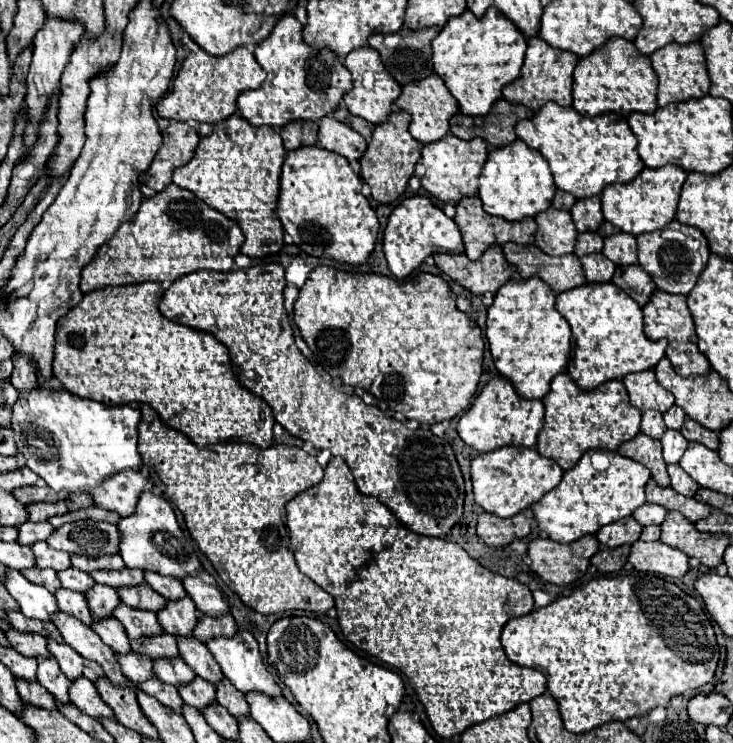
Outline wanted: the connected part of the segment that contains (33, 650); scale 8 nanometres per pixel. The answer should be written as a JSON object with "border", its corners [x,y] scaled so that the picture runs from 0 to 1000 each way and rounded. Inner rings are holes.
{"border":[[[11,848],[8,851],[8,859],[11,864],[16,867],[16,872],[22,878],[27,878],[30,883],[38,883],[38,886],[68,886],[68,875],[63,869],[63,859],[57,859],[55,853],[35,853],[35,851],[25,851],[25,848]]]}

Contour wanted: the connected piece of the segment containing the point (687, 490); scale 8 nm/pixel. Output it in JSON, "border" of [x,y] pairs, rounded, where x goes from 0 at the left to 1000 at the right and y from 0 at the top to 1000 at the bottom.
{"border":[[[911,624],[911,638],[917,646],[917,657],[933,668],[947,668],[952,659],[952,651],[947,646],[941,646],[941,641],[925,627],[925,624]]]}

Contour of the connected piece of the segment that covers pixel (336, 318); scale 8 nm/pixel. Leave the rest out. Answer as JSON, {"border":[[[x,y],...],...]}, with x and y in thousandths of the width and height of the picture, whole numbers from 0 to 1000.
{"border":[[[434,358],[423,366],[417,382],[409,388],[407,404],[401,409],[401,433],[409,441],[412,455],[417,458],[420,468],[426,471],[426,482],[428,487],[445,498],[445,503],[464,506],[469,517],[477,517],[483,522],[497,522],[502,528],[508,528],[518,544],[521,552],[535,552],[548,557],[551,563],[565,563],[573,571],[592,571],[592,568],[603,568],[603,565],[614,565],[622,557],[628,557],[630,552],[636,552],[641,546],[641,538],[649,528],[649,520],[655,514],[655,503],[658,503],[658,474],[660,474],[660,458],[658,458],[658,447],[652,441],[652,436],[638,428],[633,420],[628,420],[622,415],[622,406],[614,401],[614,385],[606,374],[584,369],[584,366],[570,366],[565,374],[554,374],[554,377],[543,377],[543,374],[529,374],[513,366],[480,366],[480,371],[475,366],[458,363],[456,358]]]}

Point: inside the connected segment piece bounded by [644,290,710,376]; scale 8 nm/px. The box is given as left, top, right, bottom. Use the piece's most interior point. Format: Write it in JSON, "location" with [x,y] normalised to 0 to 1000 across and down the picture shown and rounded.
{"location":[909,424]}

